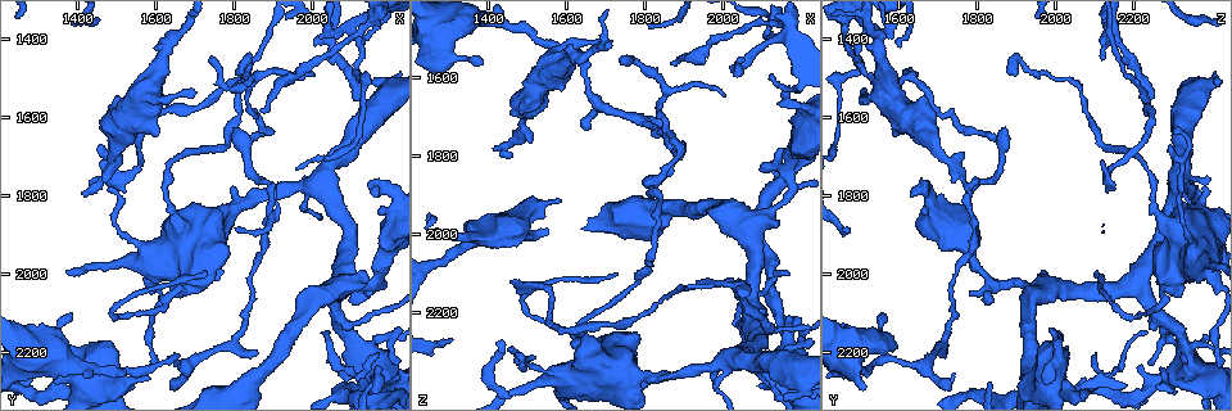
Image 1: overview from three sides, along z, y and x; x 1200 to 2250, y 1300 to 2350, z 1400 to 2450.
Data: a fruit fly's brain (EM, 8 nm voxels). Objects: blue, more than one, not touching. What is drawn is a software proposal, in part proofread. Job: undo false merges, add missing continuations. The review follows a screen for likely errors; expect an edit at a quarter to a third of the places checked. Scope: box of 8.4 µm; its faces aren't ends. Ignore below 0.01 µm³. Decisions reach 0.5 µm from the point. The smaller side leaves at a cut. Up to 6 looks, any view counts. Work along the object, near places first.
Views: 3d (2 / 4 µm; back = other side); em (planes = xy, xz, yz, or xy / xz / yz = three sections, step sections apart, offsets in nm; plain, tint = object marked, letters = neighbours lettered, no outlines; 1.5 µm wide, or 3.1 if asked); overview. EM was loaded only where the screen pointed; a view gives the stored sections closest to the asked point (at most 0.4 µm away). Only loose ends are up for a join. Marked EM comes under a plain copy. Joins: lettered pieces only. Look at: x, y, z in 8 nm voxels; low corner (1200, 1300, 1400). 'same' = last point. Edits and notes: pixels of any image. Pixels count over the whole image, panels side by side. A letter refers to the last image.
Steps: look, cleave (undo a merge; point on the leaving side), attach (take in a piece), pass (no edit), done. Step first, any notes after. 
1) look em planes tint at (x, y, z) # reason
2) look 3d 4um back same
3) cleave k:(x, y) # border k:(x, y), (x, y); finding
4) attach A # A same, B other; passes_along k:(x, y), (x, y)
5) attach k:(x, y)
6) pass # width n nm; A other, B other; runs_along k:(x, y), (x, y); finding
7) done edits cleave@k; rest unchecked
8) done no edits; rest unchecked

look 3d 4um at (1735, 1455, 1550) # an open end

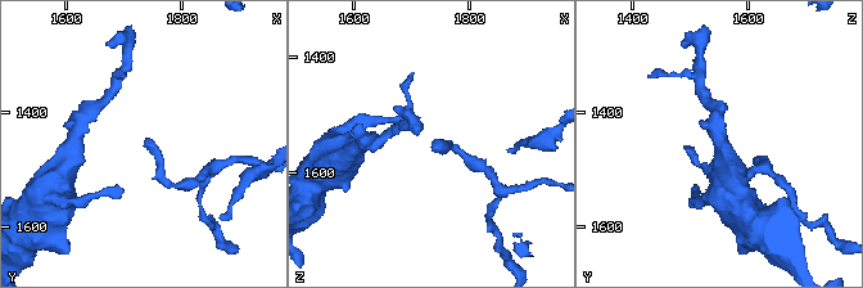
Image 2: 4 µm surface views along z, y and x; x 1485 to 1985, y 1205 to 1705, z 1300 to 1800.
look em xy step 4 letters at (1735, 1450, 1550) # shape alone is not enough

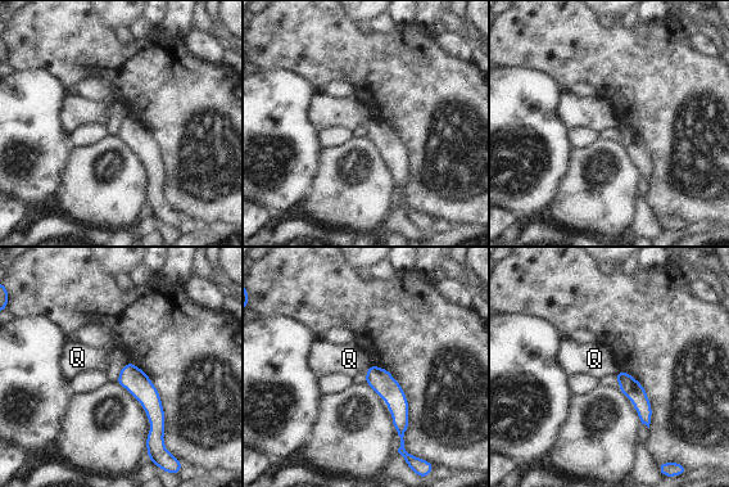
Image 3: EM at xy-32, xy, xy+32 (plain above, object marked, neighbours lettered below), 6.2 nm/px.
pass # width 100 nm; Q other; border 3:(370, 364), (366, 373); no lettered piece goes on from it

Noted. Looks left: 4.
look em planes tint at (1605, 1640, 1580) # branch stops here

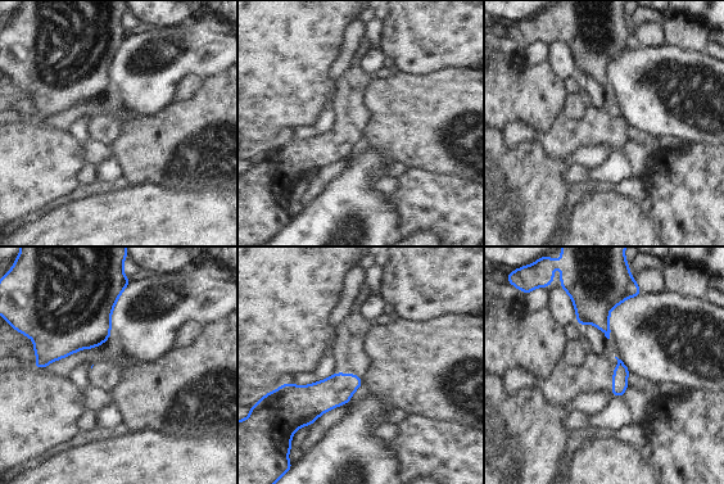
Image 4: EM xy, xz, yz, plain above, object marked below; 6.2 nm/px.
look em planes letters same # see the neighbours

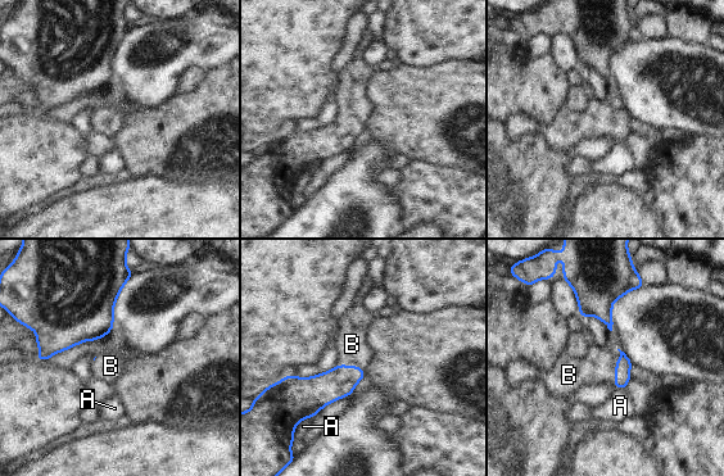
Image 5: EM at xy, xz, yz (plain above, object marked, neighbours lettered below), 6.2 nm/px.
attach B # A other, B same; passes_along 5:(621, 371), (615, 367), (597, 367); the neuron continues

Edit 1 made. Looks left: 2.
look 3d 4um at (1655, 2040, 2280) # calibre changes

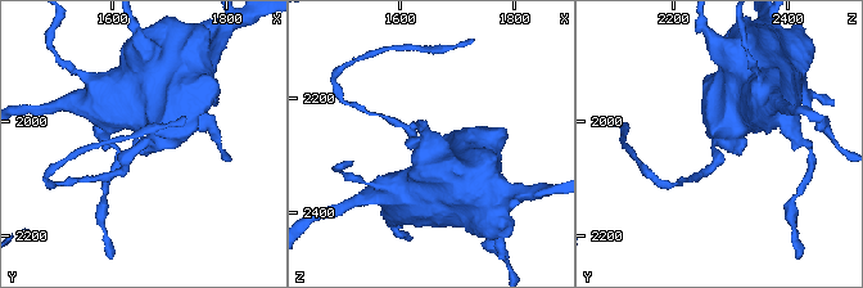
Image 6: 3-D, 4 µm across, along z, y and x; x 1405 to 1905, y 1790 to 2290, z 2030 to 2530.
look em 3.1um xz step 16 letters at (1660, 2035, 2280) # need the tissue

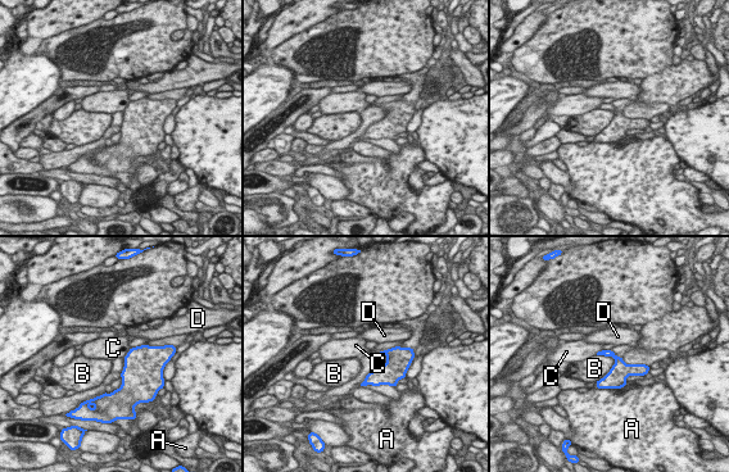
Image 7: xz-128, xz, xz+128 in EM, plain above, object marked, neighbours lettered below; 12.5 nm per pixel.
pass # A other, B other, C other, D other; one neuron here

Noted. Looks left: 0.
done edits attach@5; rest unchecked

